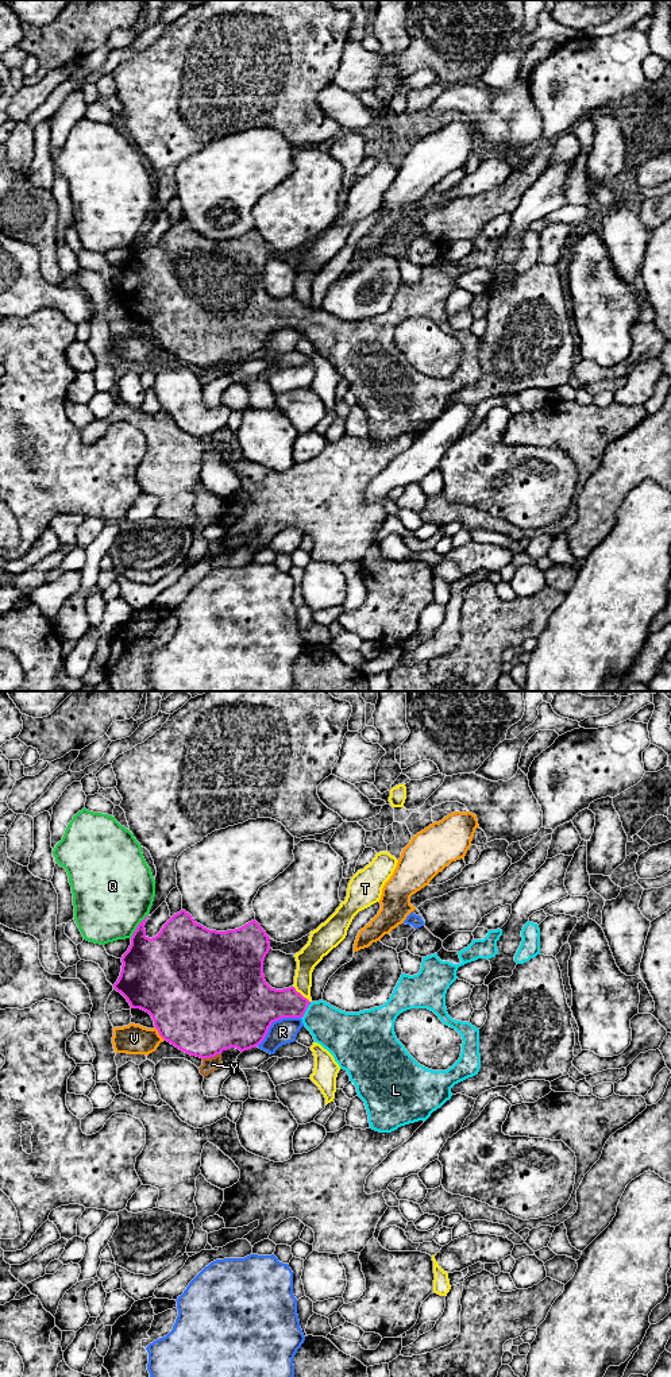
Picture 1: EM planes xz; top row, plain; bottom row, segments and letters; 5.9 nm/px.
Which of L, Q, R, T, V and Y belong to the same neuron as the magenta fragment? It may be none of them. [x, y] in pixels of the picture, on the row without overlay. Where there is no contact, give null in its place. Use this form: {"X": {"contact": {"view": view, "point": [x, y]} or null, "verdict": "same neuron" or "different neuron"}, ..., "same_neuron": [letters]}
{"L": {"contact": {"view": "xz", "point": [305, 319]}, "verdict": "same neuron"}, "Q": {"contact": {"view": "xz", "point": [138, 235]}, "verdict": "different neuron"}, "R": {"contact": {"view": "xz", "point": [274, 330]}, "verdict": "different neuron"}, "T": {"contact": {"view": "xz", "point": [300, 303]}, "verdict": "different neuron"}, "V": {"contact": {"view": "xz", "point": [159, 343]}, "verdict": "different neuron"}, "Y": {"contact": {"view": "xz", "point": [211, 365]}, "verdict": "different neuron"}, "same_neuron": ["L"]}

